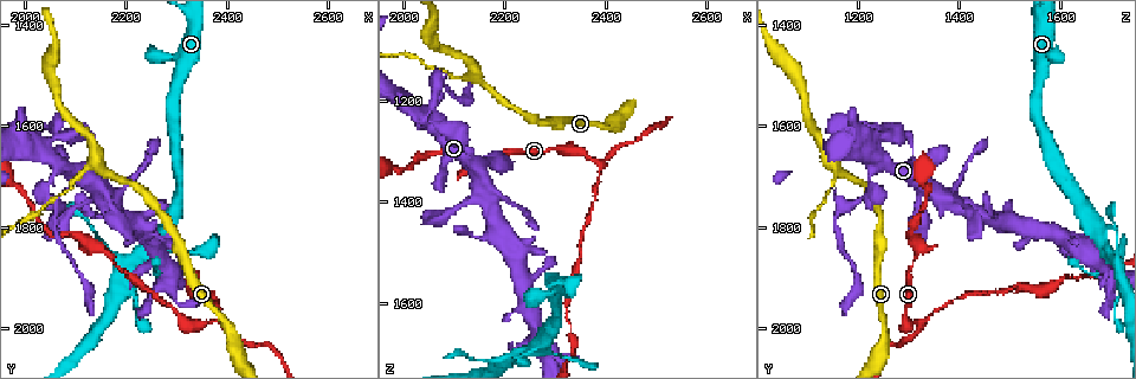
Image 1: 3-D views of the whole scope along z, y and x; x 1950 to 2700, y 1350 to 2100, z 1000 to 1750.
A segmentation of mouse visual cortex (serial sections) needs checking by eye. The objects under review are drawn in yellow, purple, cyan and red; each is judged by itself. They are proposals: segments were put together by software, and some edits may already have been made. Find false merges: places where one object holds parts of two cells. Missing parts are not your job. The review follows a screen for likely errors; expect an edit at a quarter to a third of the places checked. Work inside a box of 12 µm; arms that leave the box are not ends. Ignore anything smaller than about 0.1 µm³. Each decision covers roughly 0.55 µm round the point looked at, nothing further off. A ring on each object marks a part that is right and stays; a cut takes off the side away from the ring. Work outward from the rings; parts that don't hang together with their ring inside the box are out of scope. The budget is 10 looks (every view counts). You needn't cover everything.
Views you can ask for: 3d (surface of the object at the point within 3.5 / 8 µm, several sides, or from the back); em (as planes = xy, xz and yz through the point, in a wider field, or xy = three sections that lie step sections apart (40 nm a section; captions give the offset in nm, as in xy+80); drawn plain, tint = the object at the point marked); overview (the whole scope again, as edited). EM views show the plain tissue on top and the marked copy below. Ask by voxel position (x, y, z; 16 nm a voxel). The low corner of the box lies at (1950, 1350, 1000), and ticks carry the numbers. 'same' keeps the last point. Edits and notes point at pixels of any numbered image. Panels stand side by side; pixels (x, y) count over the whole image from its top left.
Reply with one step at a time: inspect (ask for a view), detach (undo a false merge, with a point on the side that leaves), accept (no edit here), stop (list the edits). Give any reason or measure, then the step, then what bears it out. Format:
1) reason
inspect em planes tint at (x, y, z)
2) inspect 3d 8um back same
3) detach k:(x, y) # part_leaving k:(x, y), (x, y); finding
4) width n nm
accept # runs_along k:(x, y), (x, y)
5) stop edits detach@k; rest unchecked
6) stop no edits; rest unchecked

arms part here
inspect 3d 3.5um at (2000, 1640, 1210)

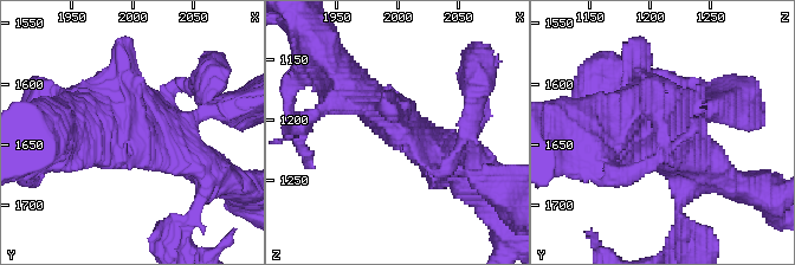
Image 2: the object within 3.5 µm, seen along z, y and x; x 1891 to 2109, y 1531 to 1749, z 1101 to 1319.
inspect em xy step 1 tint at (2002, 1638, 1202)

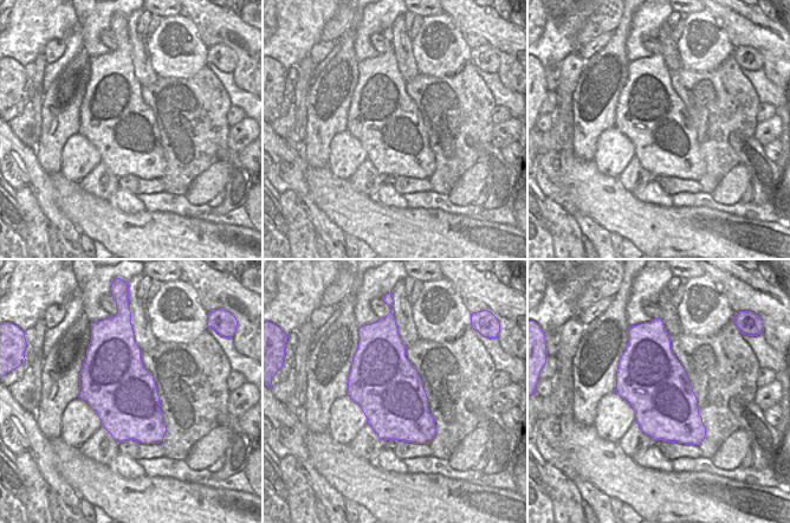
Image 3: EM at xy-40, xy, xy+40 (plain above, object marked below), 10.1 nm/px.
accept # runs_along 2:(458, 167), (338, 76); all the same cell

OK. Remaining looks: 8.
calibre changes
inspect 3d 3.5um at (2110, 1815, 1300)

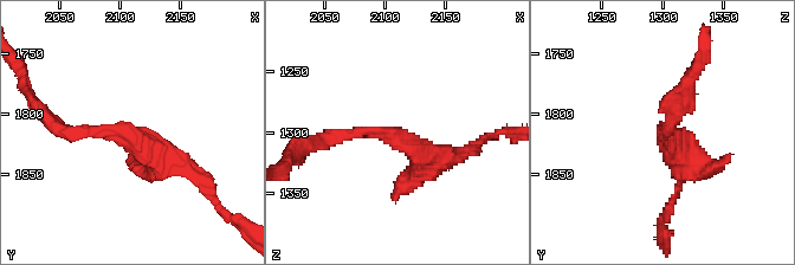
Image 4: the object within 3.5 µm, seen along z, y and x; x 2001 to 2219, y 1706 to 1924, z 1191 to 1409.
arm_widths 150, 300 nm; now the EM
inspect em xy step 1 tint at (2106, 1816, 1302)

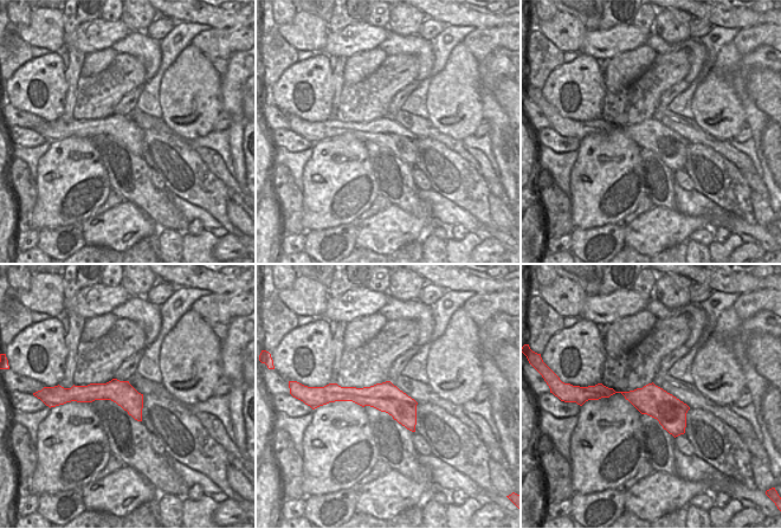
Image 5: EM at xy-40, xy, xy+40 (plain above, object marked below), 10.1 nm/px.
accept # runs_along 5:(602, 389), (652, 400), (682, 430); continuous, no second cell

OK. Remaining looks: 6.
abrupt turn
inspect 3d 3.5um at (2390, 1990, 1325)

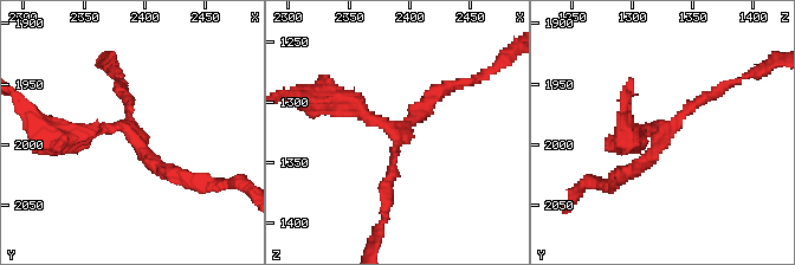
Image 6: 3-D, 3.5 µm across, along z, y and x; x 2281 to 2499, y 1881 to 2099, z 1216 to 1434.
now the EM
inspect em xy step 5 tint at (2388, 1988, 1324)

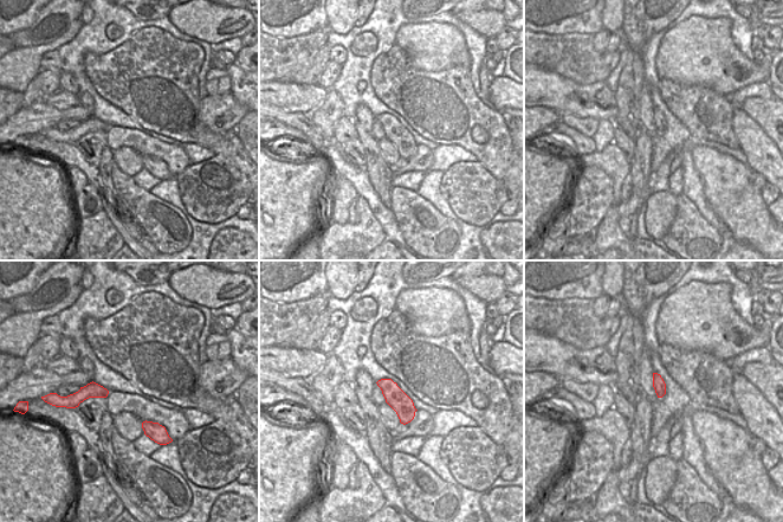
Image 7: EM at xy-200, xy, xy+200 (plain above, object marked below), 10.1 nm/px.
inspect em xy step 1 tint same

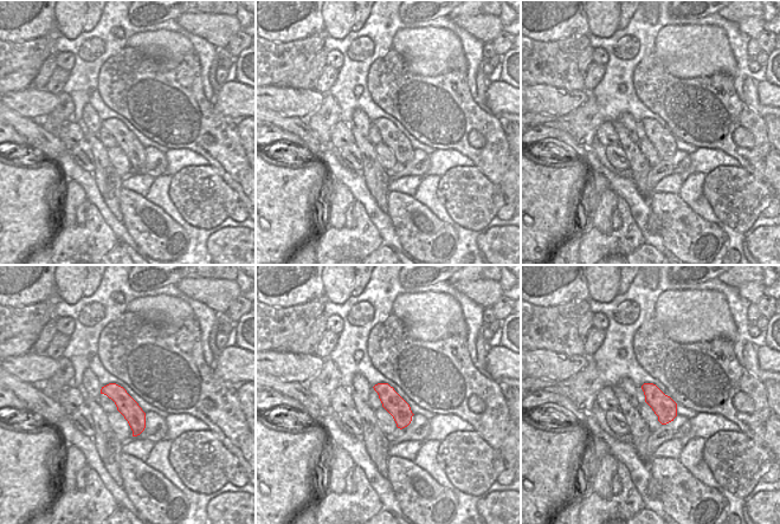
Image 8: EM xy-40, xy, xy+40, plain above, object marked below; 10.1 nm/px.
accept # runs_along 8:(104, 389), (130, 409), (136, 432); continuous, no second cell

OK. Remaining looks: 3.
calibre changes
inspect 3d 3.5um at (2320, 1905, 1595)

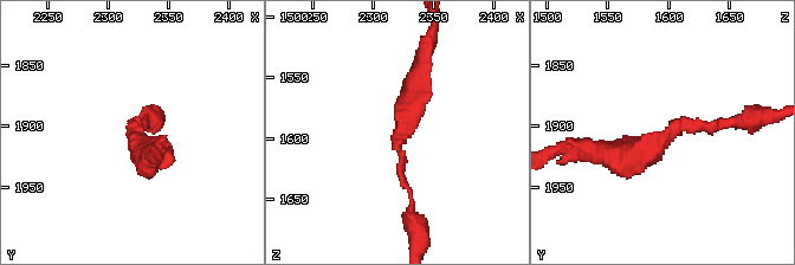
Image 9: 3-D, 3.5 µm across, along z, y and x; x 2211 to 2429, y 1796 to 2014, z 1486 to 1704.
arm_widths 100, 300 nm
inspect em xy step 5 tint at (2322, 1906, 1600)

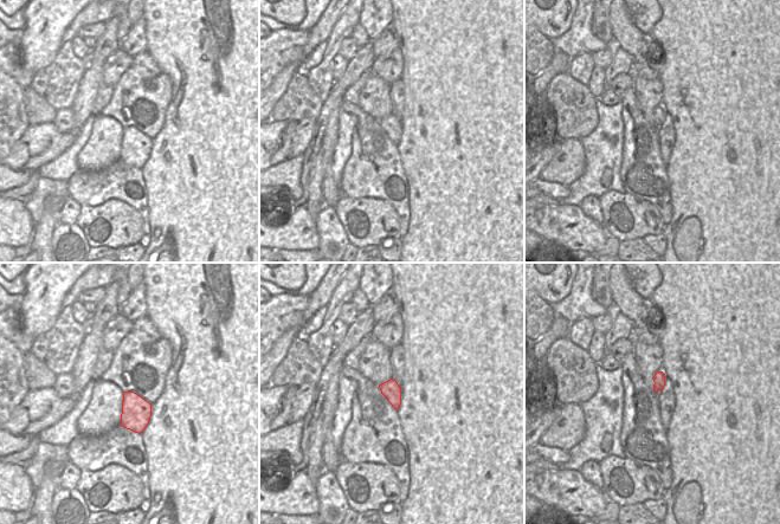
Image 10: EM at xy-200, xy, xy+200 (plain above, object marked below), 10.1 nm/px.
accept # runs_along 9:(600, 152), (739, 123); one cell here

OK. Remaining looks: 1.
stop no edits; rest unchecked

